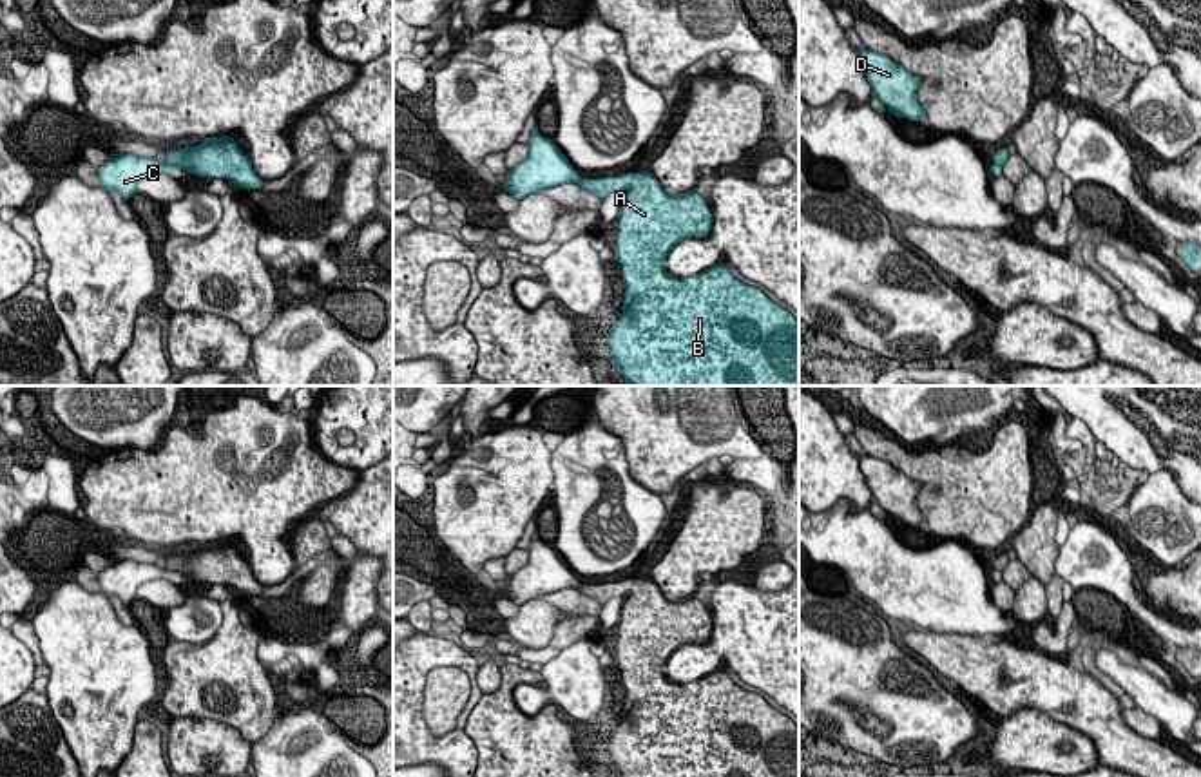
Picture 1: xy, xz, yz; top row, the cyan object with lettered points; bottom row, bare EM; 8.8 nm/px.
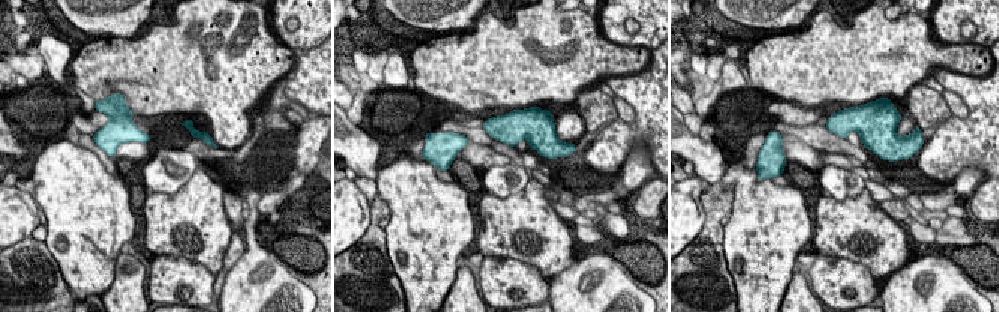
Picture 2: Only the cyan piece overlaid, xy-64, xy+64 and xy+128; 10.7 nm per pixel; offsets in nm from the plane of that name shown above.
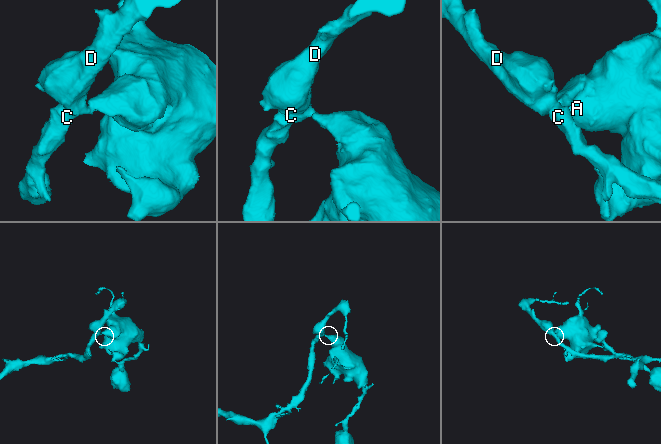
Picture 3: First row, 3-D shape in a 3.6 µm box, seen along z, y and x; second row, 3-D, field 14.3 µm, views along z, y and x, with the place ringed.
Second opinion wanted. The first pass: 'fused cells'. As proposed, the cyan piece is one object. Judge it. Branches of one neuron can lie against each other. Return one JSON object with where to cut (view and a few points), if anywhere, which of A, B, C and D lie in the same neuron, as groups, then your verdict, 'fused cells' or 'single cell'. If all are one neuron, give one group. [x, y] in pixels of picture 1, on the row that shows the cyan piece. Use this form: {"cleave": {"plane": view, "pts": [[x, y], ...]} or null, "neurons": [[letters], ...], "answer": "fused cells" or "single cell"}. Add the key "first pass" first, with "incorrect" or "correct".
{"first pass": "correct", "cleave": {"plane": "xy", "pts": [[167, 162], [174, 165]]}, "neurons": [["A", "B"], ["C", "D"]], "answer": "fused cells"}

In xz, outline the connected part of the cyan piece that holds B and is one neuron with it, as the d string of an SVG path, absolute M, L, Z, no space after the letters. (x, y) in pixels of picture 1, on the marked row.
M650 170L627 172L578 185L600 197L620 190L620 261L623 313L605 335L616 373L632 386L799 386L799 319L741 283L725 263L690 277L667 273L665 259L681 239L708 237L714 223L696 190L672 196Z

